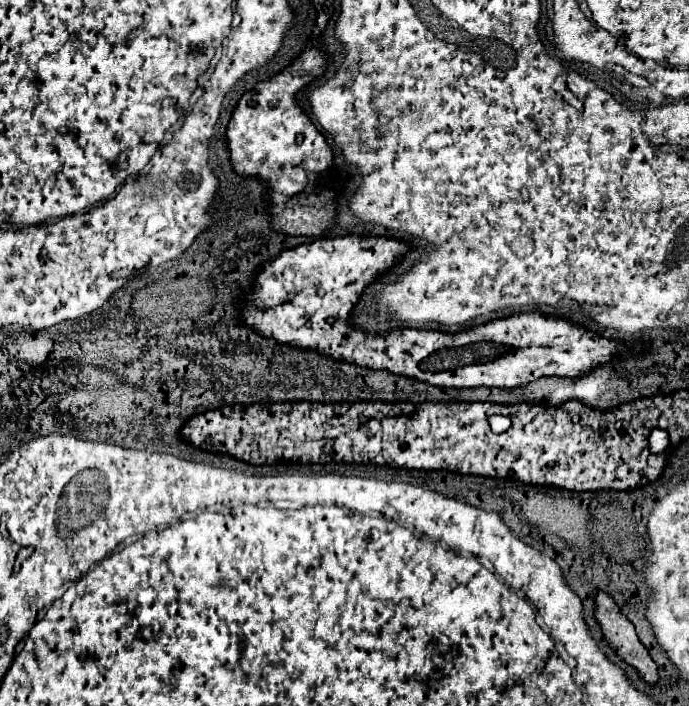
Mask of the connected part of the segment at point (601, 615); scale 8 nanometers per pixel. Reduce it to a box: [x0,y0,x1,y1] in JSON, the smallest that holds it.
[595,593,657,683]

